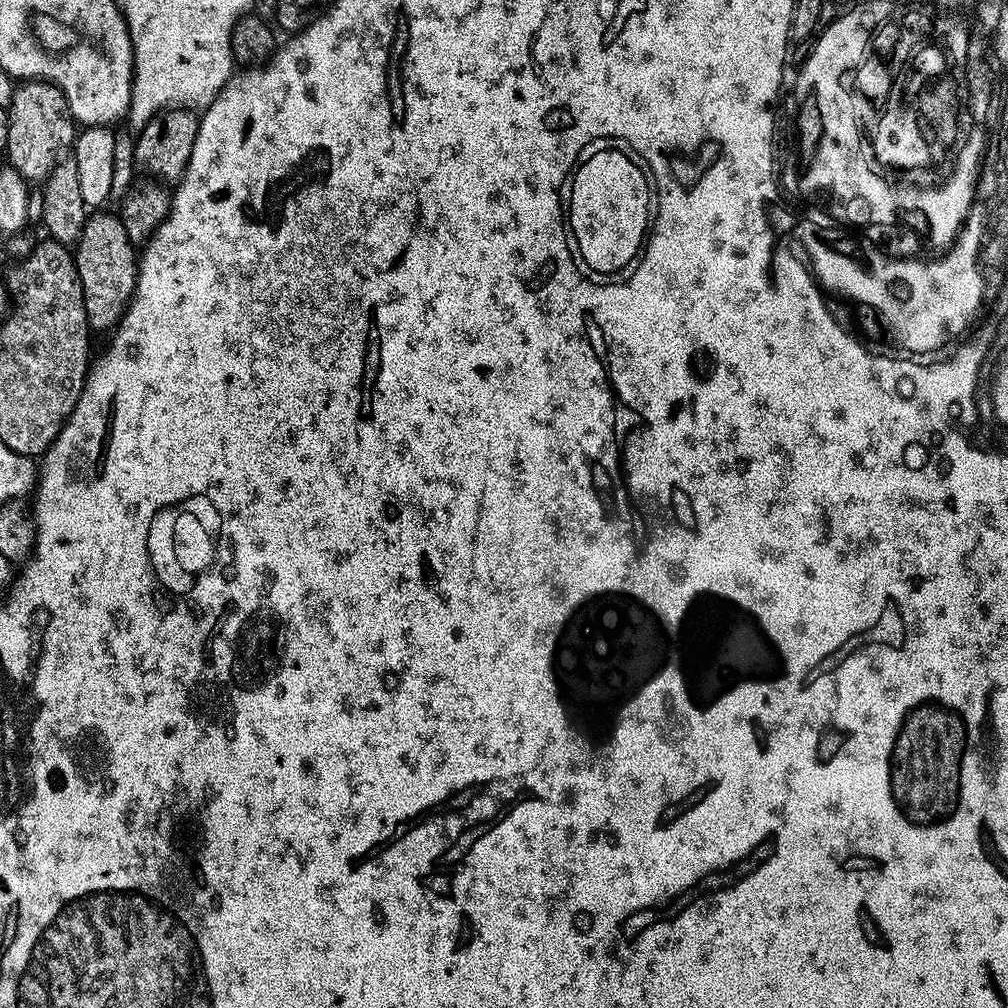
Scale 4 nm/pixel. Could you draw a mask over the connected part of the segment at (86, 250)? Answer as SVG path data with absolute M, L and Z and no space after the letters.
M91 215L74 246L73 256L82 282L89 329L93 333L115 329L136 290L139 268L136 247L130 242L119 215Z

